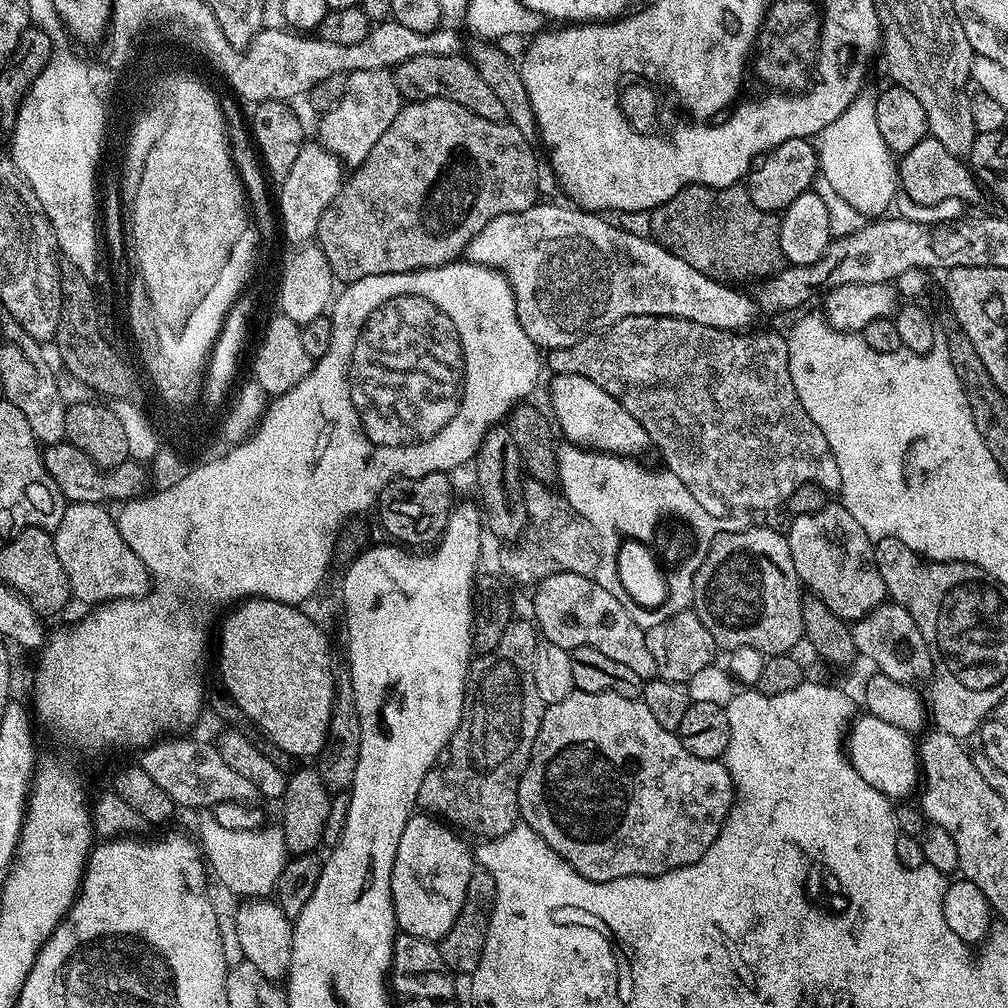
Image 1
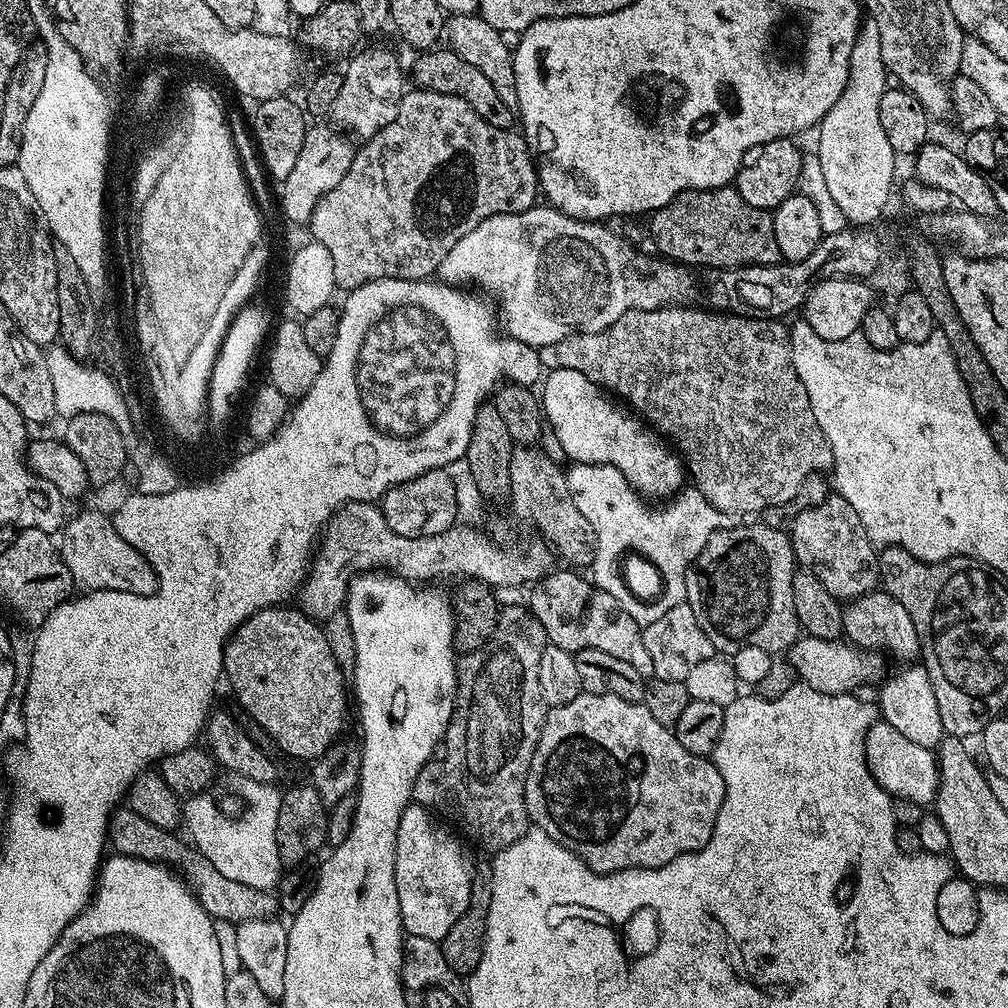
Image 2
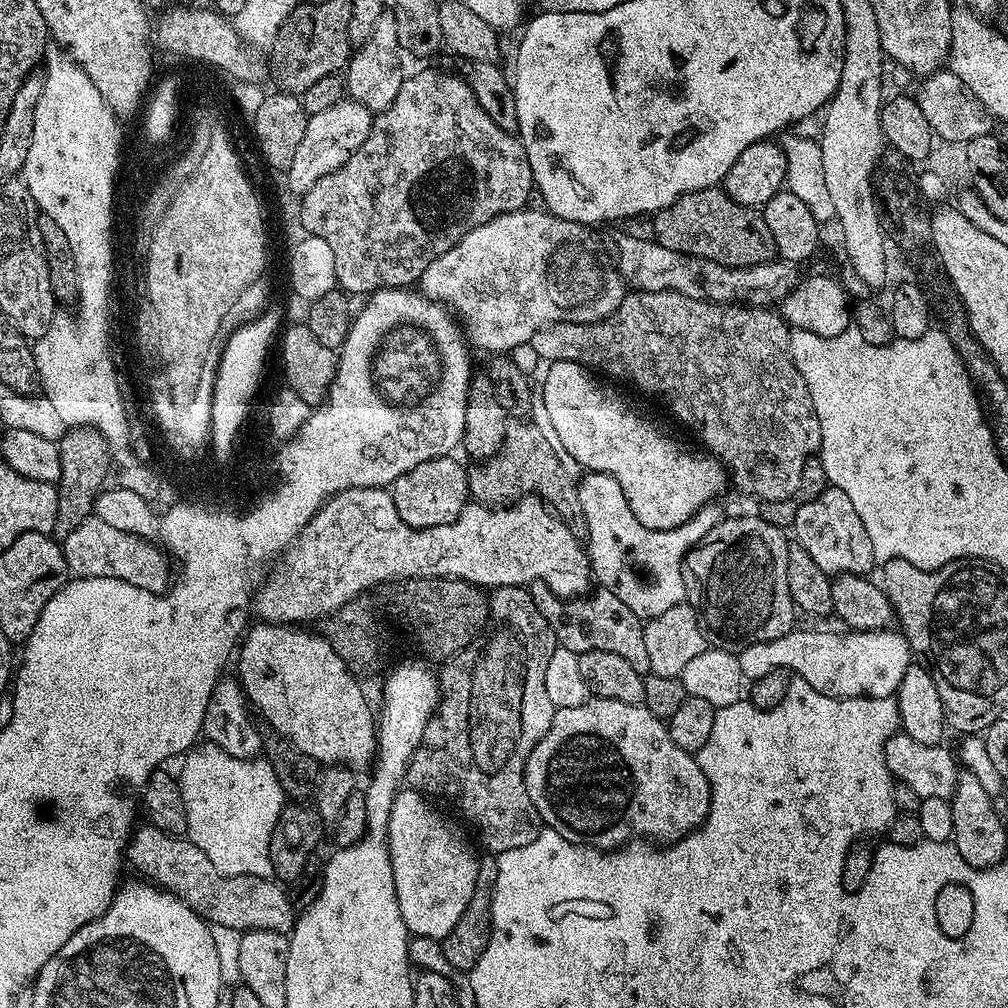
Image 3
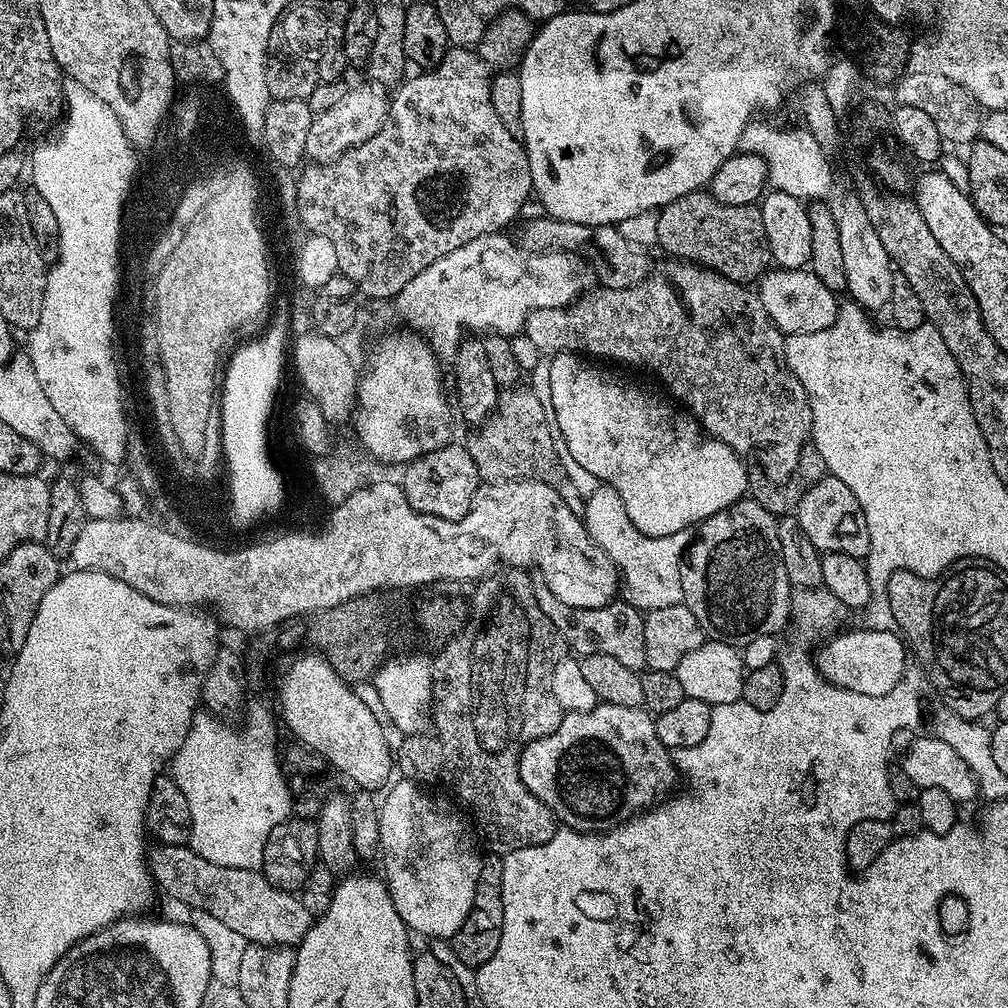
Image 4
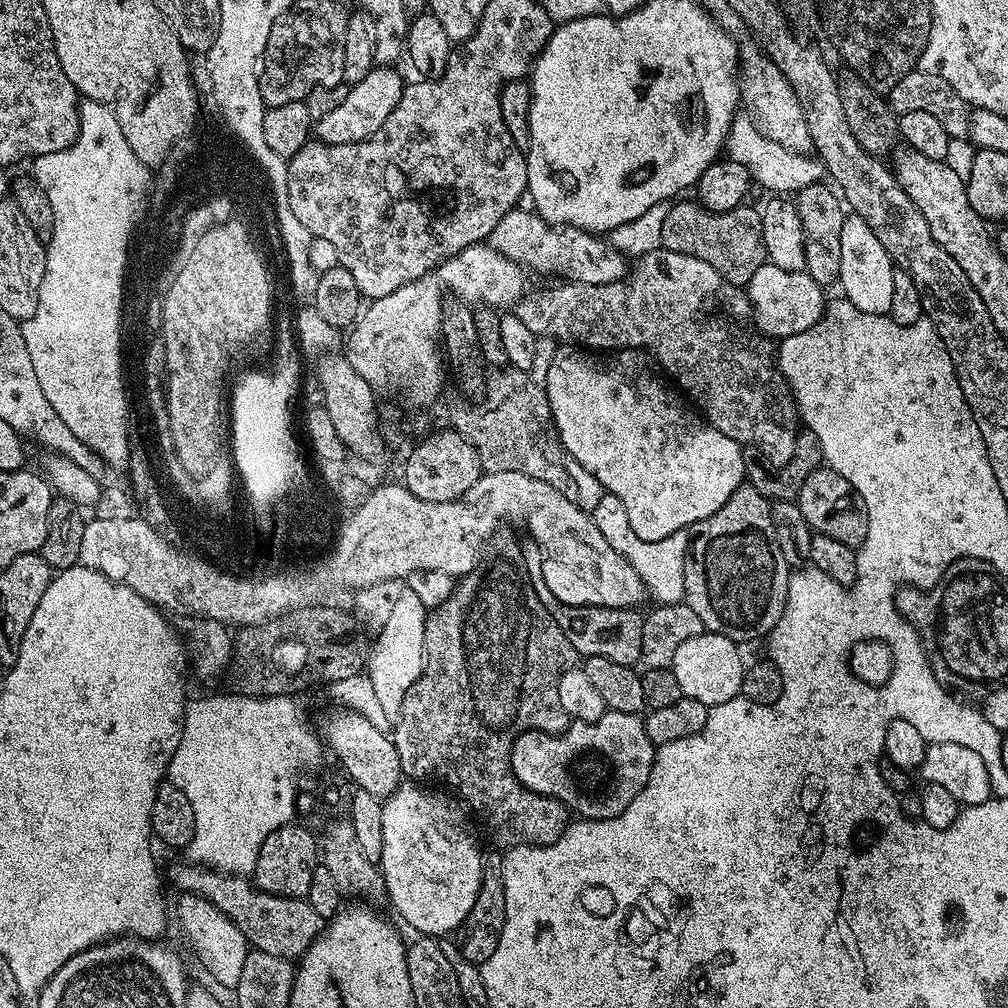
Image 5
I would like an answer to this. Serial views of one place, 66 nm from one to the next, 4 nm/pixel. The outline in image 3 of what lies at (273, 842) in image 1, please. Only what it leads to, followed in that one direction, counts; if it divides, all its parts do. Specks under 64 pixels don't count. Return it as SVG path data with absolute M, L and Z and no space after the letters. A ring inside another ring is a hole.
M207 742L193 747L182 763L178 779L187 810L189 840L224 875L271 877L270 838L286 806L286 797L272 764L264 758L238 759ZM240 828L244 828L244 844L248 844L248 828L252 828L252 860L236 860L236 856L240 856L240 840L236 840Z

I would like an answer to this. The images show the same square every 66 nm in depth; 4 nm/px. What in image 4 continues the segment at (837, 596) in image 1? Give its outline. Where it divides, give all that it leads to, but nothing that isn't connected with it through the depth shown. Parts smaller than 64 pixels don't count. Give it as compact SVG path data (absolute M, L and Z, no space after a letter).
M825 474L817 484L802 494L800 505L794 513L806 538L823 554L841 552L850 556L867 557L870 550L870 530L866 526L866 514L854 498L854 490L847 479Z

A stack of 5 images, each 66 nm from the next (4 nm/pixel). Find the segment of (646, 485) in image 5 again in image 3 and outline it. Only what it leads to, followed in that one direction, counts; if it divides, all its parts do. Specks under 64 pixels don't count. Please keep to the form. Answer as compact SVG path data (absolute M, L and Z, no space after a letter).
M554 360L547 368L548 373L544 376L544 412L552 423L551 435L558 441L566 456L568 451L569 461L572 459L574 463L581 464L588 472L610 474L610 478L614 478L621 486L634 517L638 518L642 526L666 531L667 528L687 525L699 508L706 507L715 496L723 494L724 487L729 487L728 470L715 456L683 448L674 437L667 436L654 421L647 420L640 412L635 412L624 401L623 394L611 388L611 383L597 378L583 364Z

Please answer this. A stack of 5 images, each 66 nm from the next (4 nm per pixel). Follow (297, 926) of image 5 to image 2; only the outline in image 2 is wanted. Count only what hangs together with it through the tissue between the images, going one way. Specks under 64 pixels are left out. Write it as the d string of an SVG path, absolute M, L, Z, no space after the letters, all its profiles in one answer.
M127 806L119 807L113 812L109 824L109 841L111 847L115 847L113 849L117 855L167 864L180 871L189 889L194 891L199 904L215 921L224 920L237 924L242 921L269 919L279 909L276 897L271 891L228 880L186 840L185 843L176 837L171 829L155 826Z

